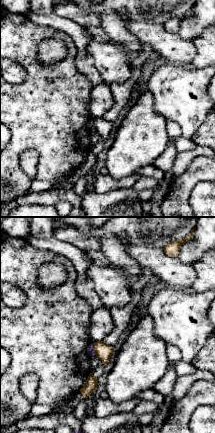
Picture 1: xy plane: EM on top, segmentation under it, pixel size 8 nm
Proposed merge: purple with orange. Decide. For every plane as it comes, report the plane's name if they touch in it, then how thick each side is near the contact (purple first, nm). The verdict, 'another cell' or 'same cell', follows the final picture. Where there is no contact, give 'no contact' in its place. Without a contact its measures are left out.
xy | 60/130 nm

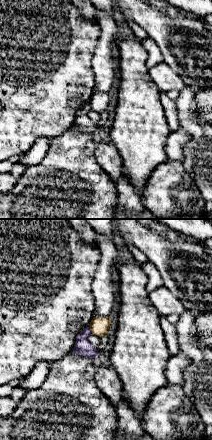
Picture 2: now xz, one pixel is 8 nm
xz | 140/150 nm

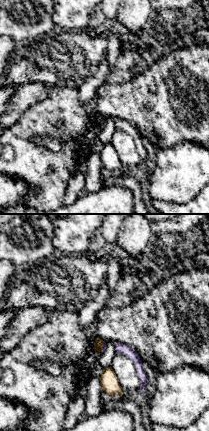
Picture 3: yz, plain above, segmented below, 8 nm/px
yz | 30/70 nm

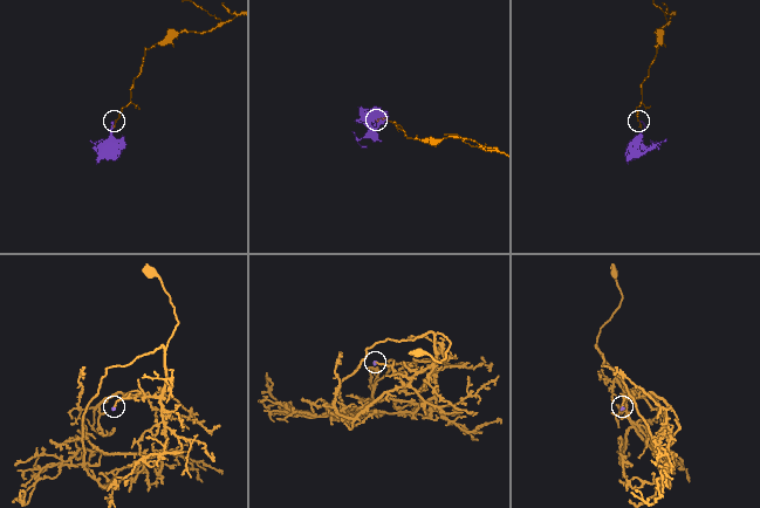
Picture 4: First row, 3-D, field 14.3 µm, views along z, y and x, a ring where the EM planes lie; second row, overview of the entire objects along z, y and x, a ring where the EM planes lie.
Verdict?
another cell

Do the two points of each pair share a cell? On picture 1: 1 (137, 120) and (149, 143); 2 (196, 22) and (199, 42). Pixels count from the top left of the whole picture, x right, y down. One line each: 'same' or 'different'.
1: same
2: different

